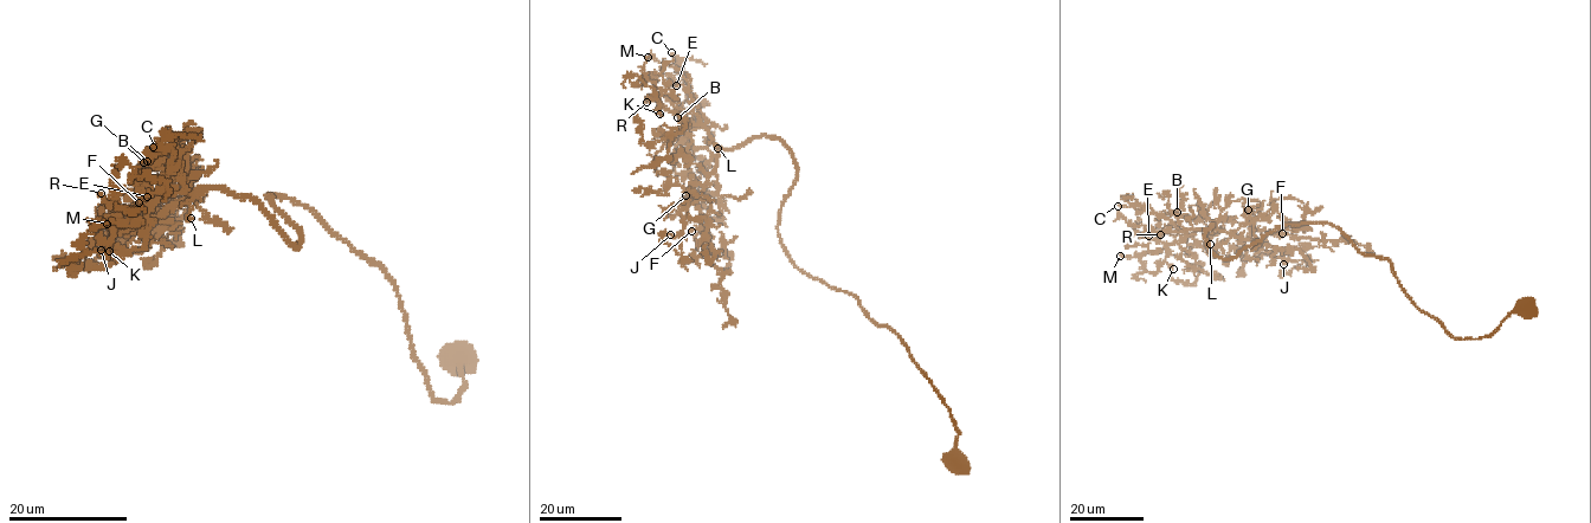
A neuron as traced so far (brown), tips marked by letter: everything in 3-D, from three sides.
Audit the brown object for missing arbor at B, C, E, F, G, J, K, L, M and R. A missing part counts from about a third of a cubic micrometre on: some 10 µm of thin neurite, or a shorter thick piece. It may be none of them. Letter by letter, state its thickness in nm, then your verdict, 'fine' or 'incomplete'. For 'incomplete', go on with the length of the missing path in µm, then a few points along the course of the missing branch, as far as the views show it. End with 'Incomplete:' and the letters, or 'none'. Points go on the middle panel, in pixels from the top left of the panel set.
B: calibre 160 nm; fine
C: calibre 200 nm; incomplete; missing 5 µm; course (671, 52), (669, 36)
E: calibre 240 nm; fine
F: calibre 130 nm; fine
G: calibre 240 nm; fine
J: calibre 200 nm; fine
K: calibre 240 nm; fine
L: calibre 260 nm; fine
M: calibre 200 nm; fine
R: calibre 180 nm; fine
Incomplete: C

